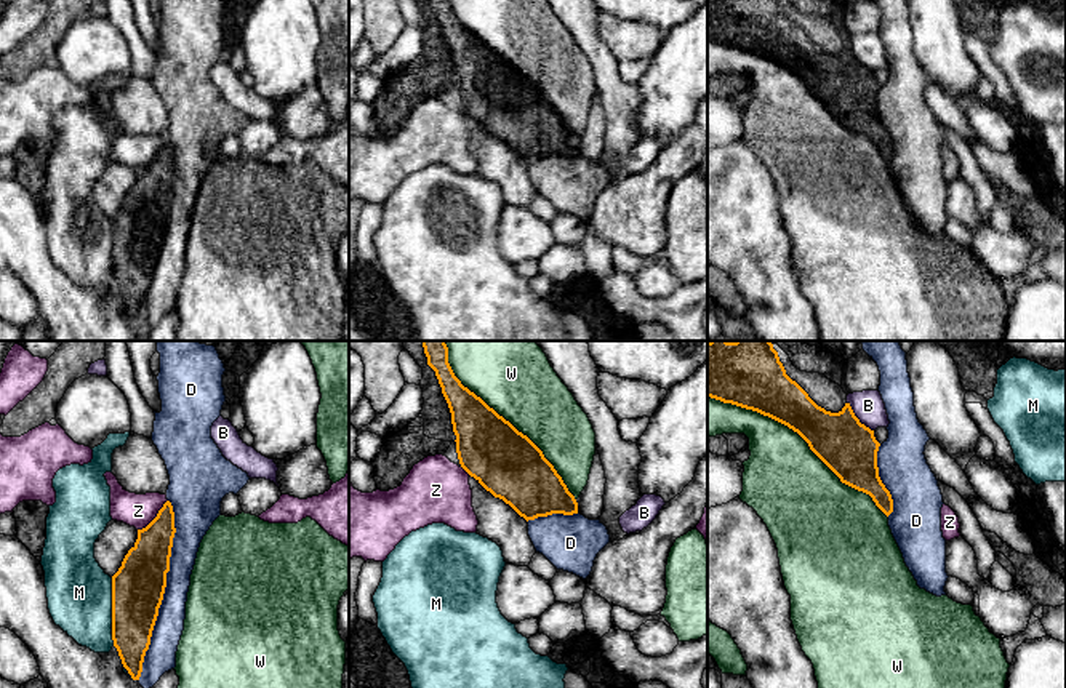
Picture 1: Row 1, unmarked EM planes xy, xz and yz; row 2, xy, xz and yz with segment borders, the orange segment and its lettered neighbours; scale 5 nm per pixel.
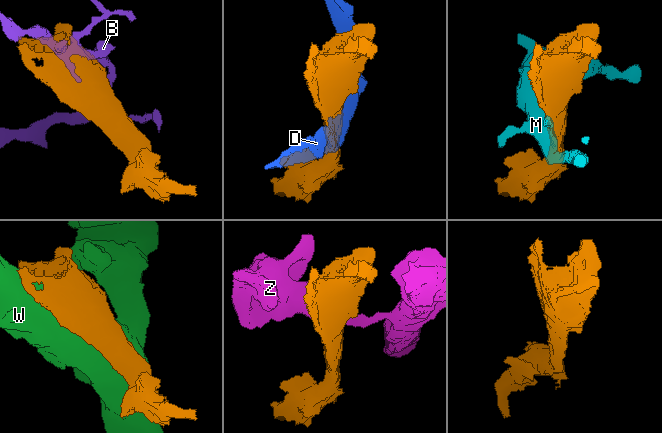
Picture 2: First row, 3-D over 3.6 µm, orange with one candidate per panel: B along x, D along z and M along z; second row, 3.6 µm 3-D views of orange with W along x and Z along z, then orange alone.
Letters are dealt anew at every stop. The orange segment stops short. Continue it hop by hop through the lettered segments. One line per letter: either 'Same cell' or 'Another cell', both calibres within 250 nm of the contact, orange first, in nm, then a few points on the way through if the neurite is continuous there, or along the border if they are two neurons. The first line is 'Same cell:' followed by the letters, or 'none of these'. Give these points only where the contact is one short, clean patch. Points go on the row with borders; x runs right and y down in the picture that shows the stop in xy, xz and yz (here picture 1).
Same cell: none of these
B: Another cell. Thickness 280 nm (orange) against 160 nm. Boundary: yz (847, 402), (853, 415), (873, 431)
D: Another cell. Thickness 260 nm (orange) against 150 nm
M: Another cell. Thickness 260 nm (orange) against 320 nm
W: Another cell. Thickness 280 nm (orange) against 420 nm
Z: Another cell. Thickness 220 nm (orange) against 170 nm

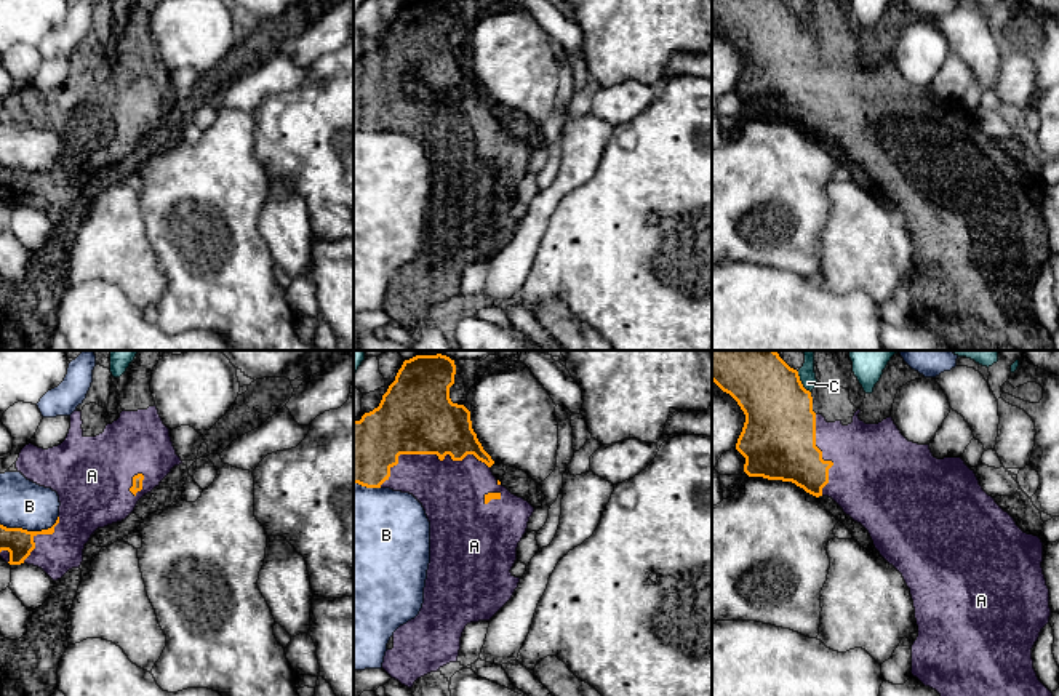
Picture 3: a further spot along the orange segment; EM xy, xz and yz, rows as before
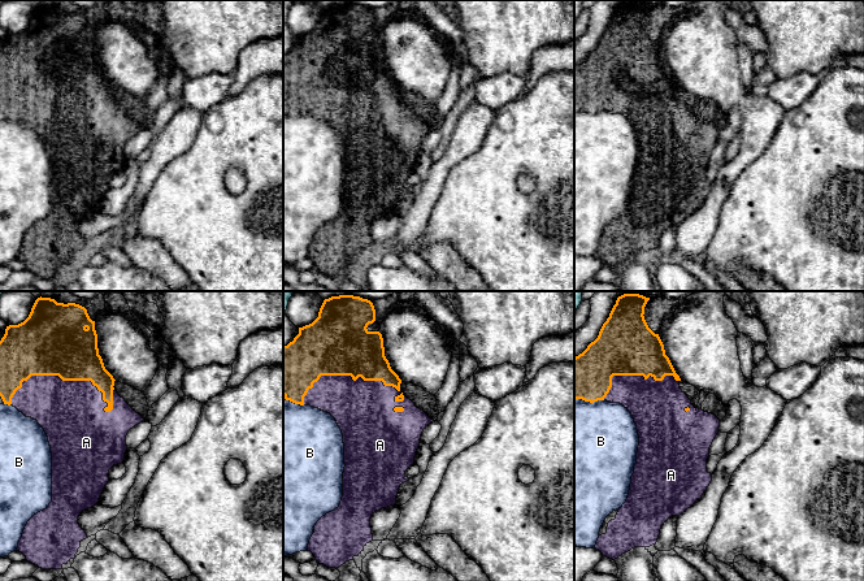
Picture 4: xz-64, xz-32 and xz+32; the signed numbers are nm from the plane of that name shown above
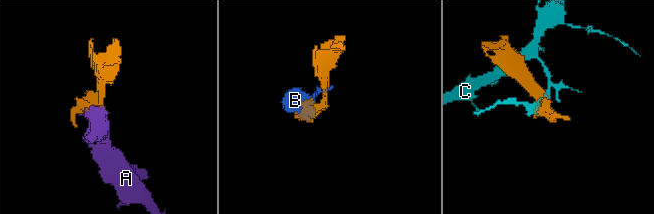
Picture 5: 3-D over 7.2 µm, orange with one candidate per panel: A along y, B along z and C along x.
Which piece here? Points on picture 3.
Same cell: A
A: Same cell. Thickness 380 nm (orange) against 320 nm
B: Another cell. Thickness 140 nm (orange) against 240 nm
C: Another cell. Thickness 360 nm (orange) against 80 nm

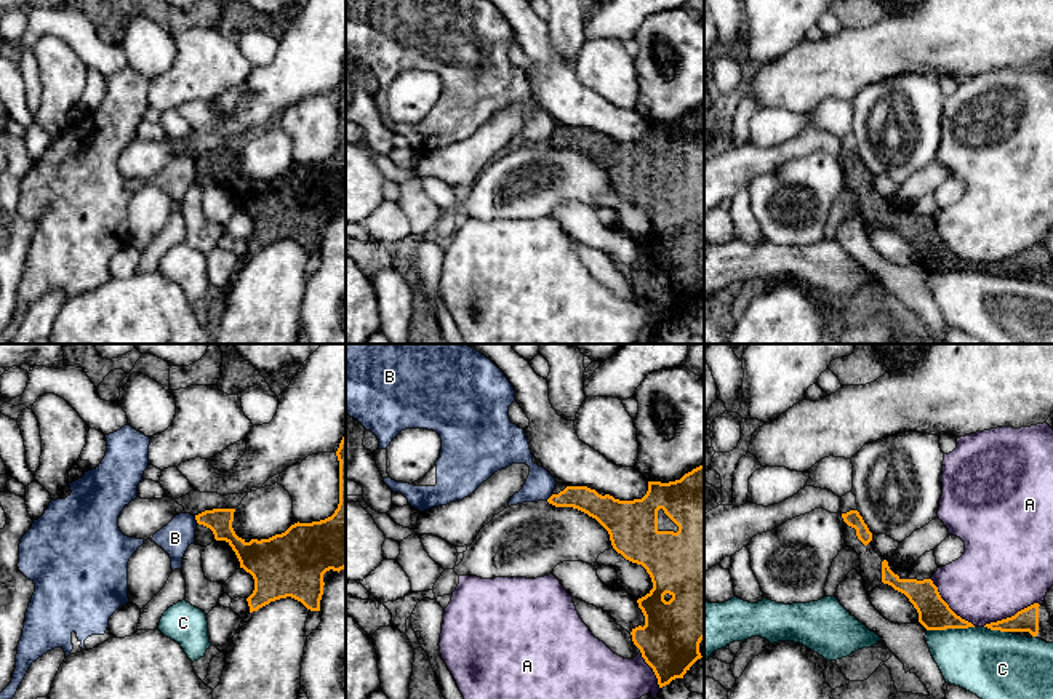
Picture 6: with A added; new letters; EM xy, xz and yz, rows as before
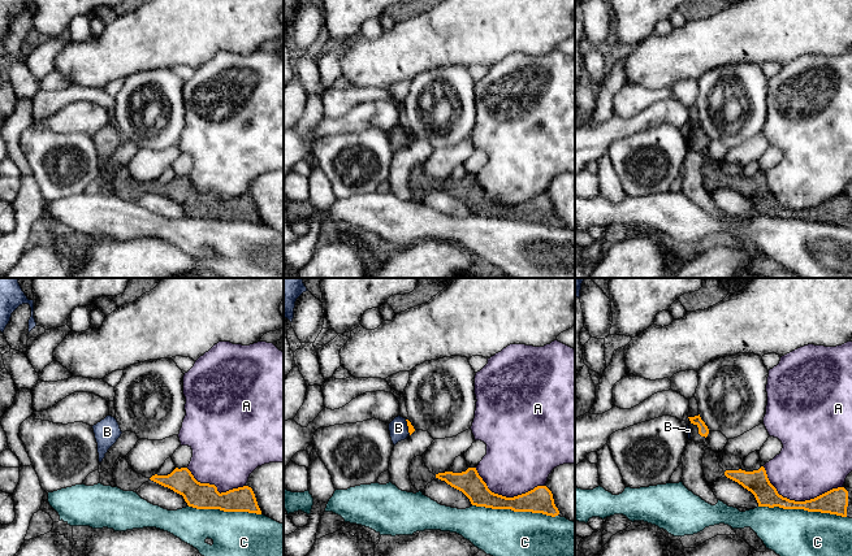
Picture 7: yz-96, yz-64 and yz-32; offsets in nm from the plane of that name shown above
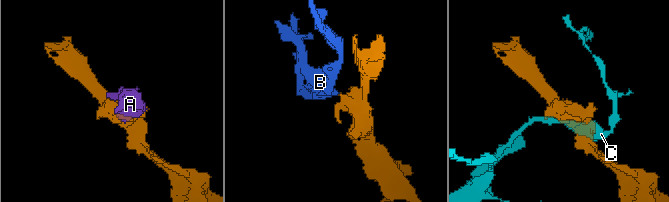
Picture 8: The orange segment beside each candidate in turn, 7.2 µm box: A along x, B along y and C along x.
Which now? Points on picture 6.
Same cell: none of these
A: Another cell. Thickness 120 nm (orange) against 460 nm
B: Another cell. Thickness 130 nm (orange) against 160 nm. Boundary: xy (194, 517), (197, 522)
C: Another cell. Thickness 160 nm (orange) against 340 nm

